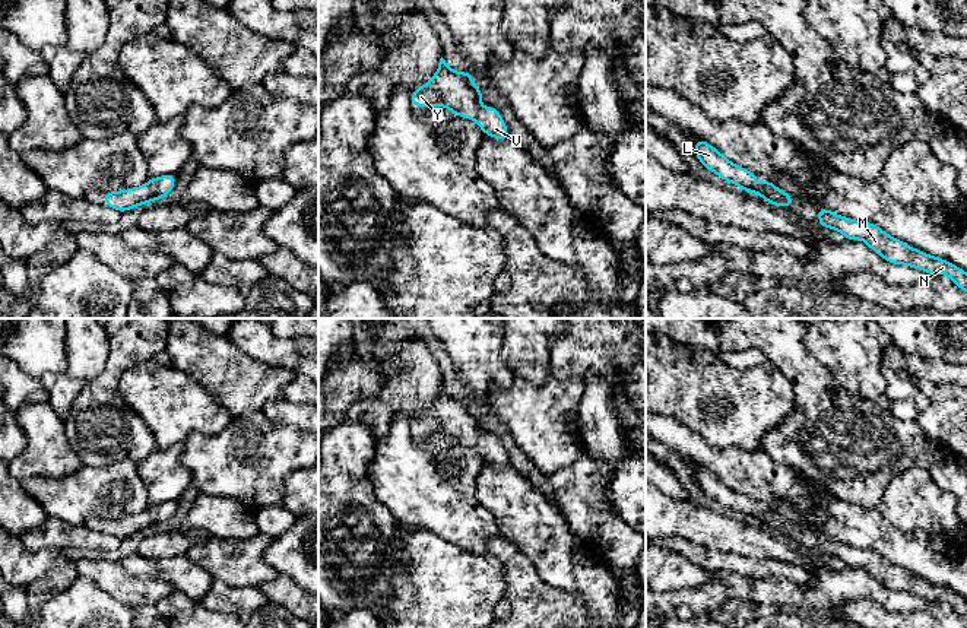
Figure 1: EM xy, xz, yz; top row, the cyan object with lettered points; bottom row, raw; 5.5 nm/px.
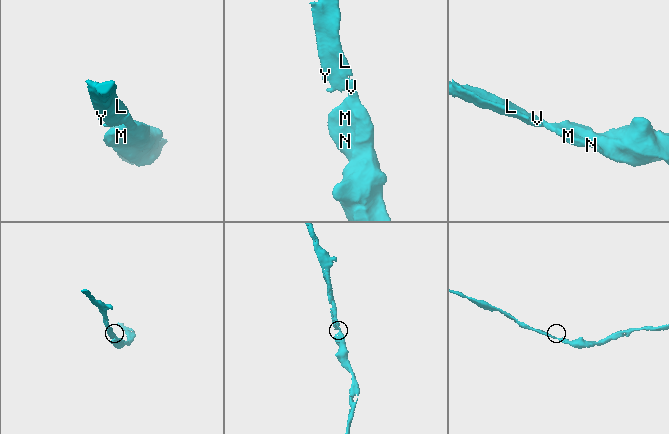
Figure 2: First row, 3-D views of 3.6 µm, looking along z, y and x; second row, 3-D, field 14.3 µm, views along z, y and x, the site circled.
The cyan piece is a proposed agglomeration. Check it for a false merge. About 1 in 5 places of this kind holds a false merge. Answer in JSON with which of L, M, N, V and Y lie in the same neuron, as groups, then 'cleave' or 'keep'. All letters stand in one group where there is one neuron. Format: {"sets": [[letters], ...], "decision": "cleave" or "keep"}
{"sets": [["L", "M", "N", "V", "Y"]], "decision": "keep"}

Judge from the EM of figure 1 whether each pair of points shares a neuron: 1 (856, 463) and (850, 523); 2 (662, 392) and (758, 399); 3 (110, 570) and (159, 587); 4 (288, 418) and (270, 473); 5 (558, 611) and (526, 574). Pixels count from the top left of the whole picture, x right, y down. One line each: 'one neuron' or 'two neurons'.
1: two neurons
2: one neuron
3: one neuron
4: two neurons
5: one neuron

